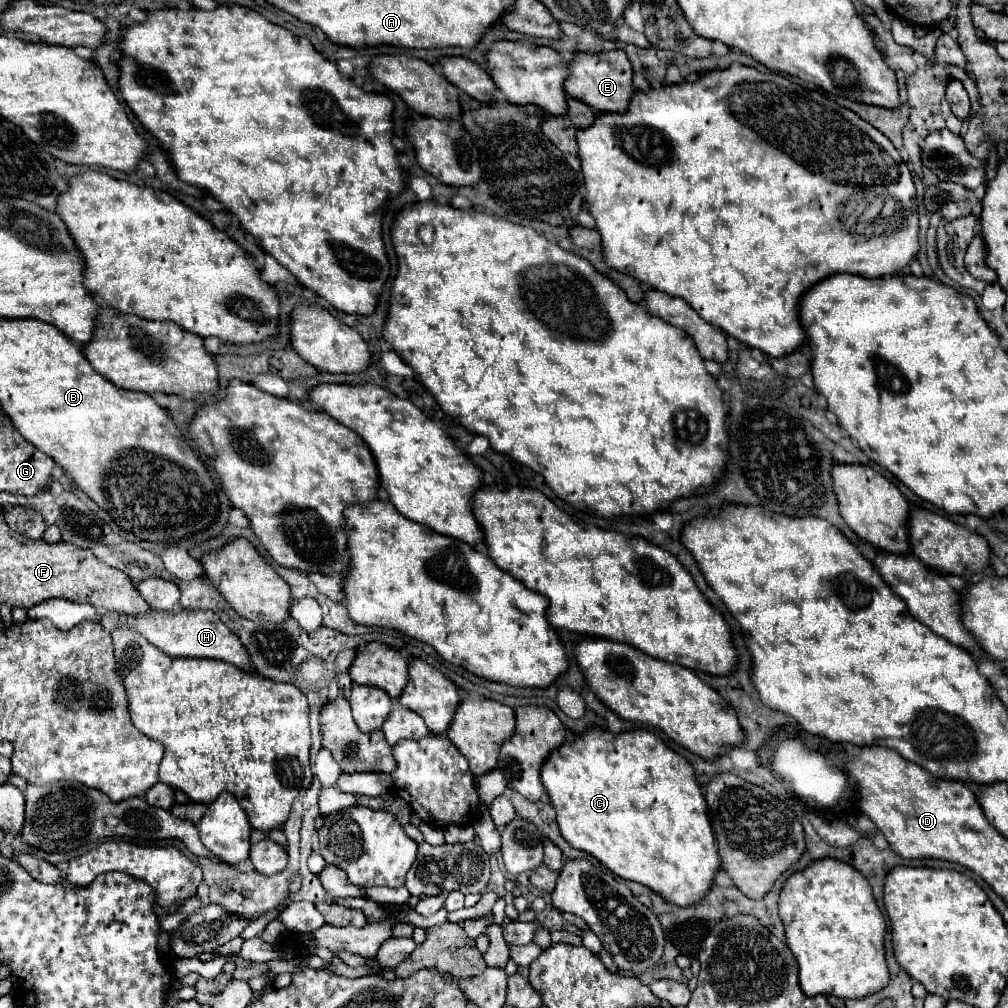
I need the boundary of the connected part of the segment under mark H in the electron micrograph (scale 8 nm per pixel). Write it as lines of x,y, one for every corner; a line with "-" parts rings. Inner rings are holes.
182,610
180,614
152,612
144,618
126,618
116,612
104,612
102,626
108,632
124,622
130,628
136,628
150,644
158,646
172,658
216,658
228,664
236,664
238,668
252,668
252,660
246,646
234,632
228,630
228,626
212,610

